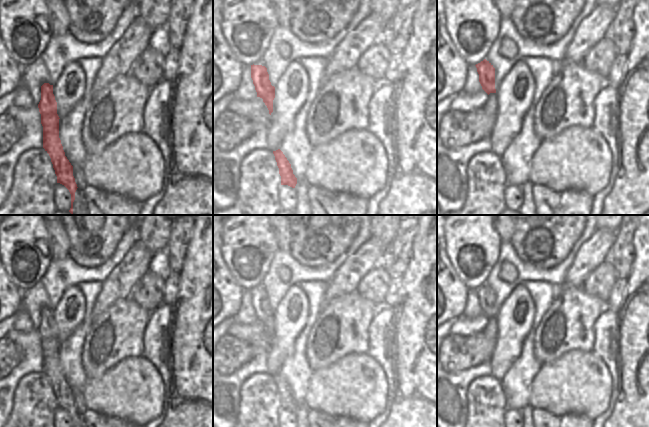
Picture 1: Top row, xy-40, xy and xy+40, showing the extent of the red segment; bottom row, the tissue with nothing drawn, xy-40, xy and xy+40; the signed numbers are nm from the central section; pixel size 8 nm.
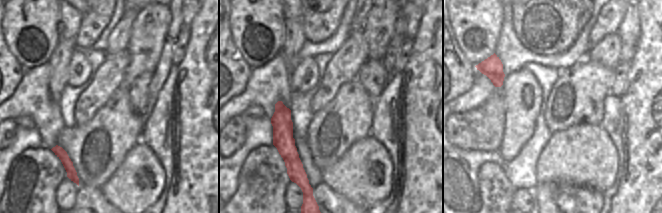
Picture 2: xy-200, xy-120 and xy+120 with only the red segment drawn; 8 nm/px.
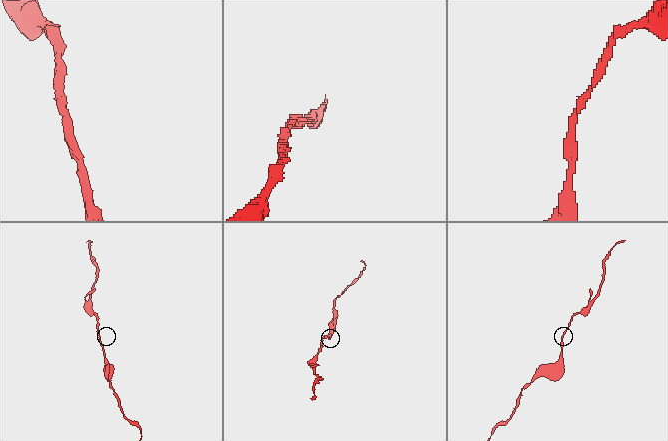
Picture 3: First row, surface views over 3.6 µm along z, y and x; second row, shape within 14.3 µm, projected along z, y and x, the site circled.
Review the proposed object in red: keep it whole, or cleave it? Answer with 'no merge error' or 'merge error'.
no merge error

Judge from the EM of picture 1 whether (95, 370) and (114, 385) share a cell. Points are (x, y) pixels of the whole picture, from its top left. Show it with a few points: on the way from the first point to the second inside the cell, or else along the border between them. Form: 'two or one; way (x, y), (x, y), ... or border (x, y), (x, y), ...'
two; border (120, 360), (97, 378), (87, 381)

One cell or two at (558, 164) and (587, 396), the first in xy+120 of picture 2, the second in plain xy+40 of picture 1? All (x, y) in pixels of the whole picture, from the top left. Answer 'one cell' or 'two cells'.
one cell

